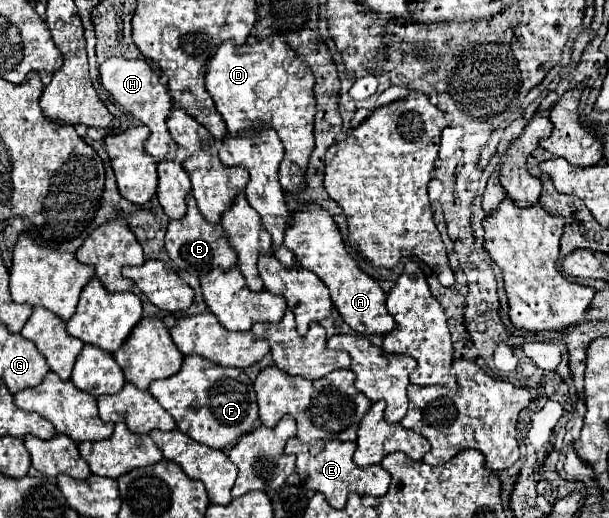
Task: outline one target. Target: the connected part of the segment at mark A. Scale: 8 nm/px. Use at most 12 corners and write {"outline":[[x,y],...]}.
{"outline":[[295,213],[283,245],[327,285],[363,337],[395,321],[383,289],[345,251],[331,215]]}

